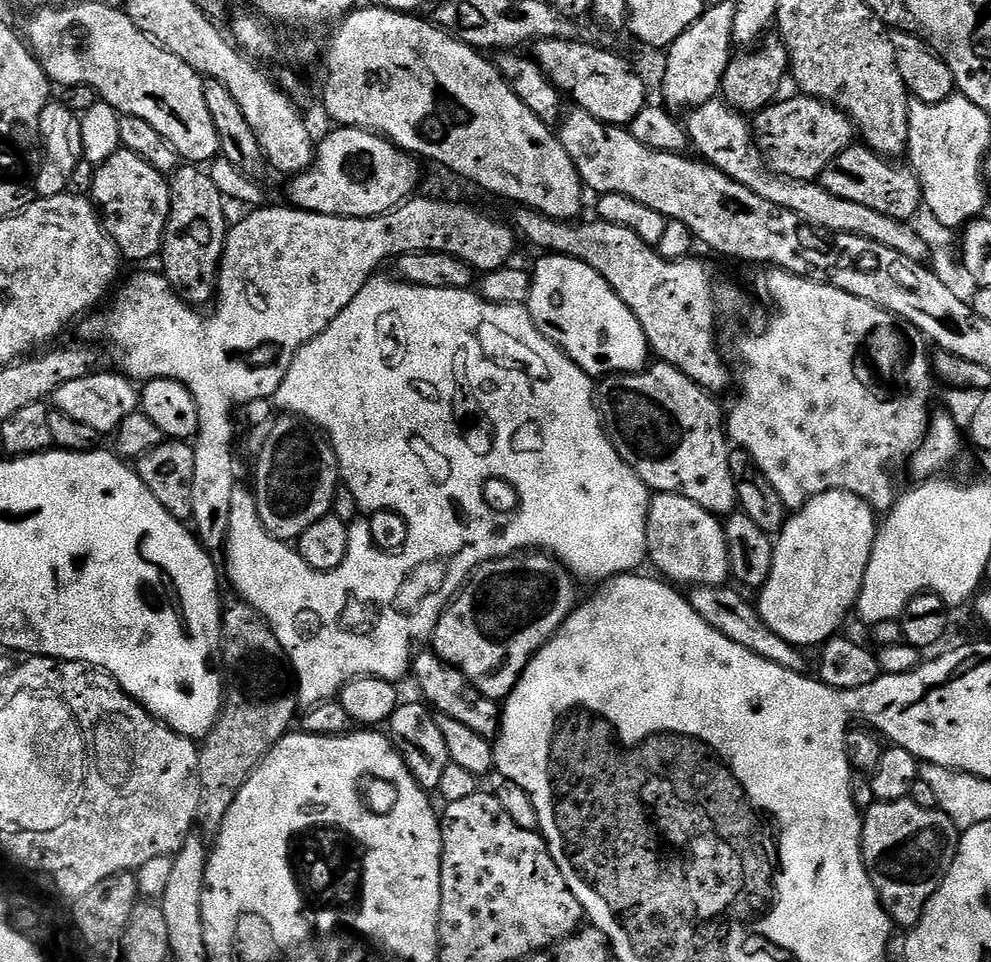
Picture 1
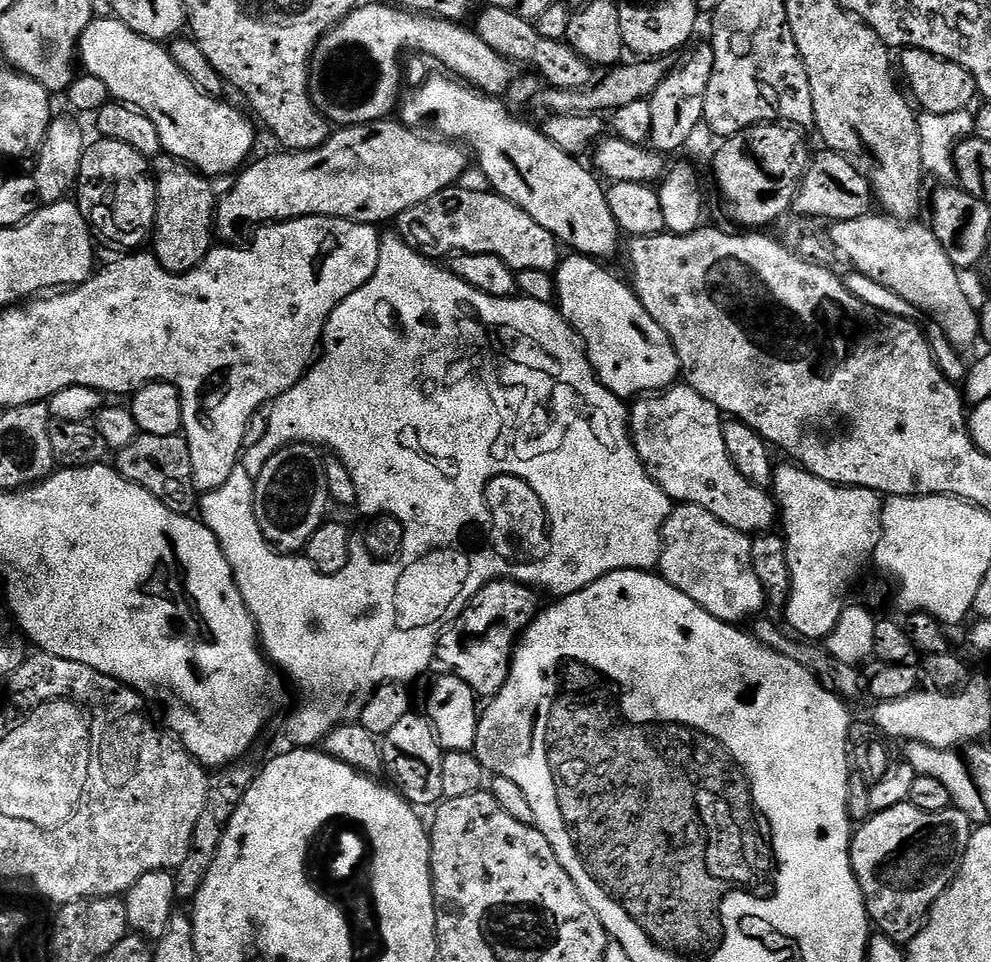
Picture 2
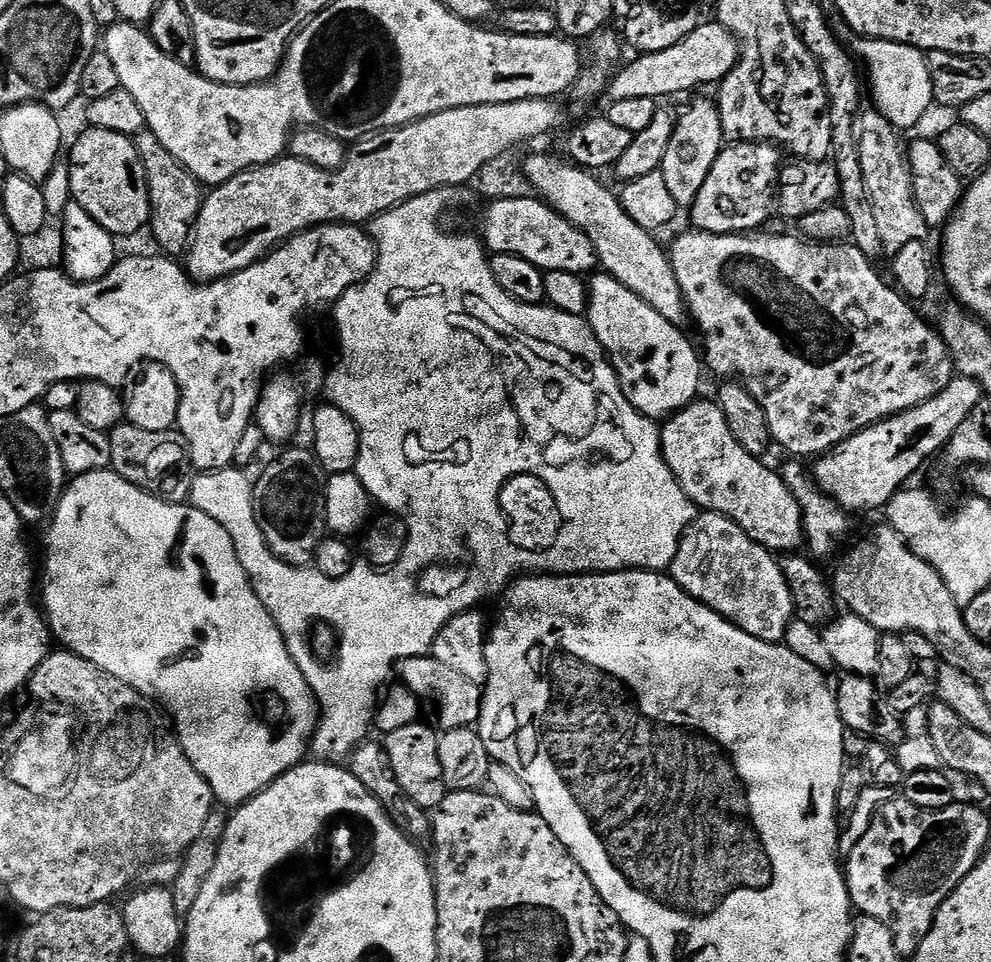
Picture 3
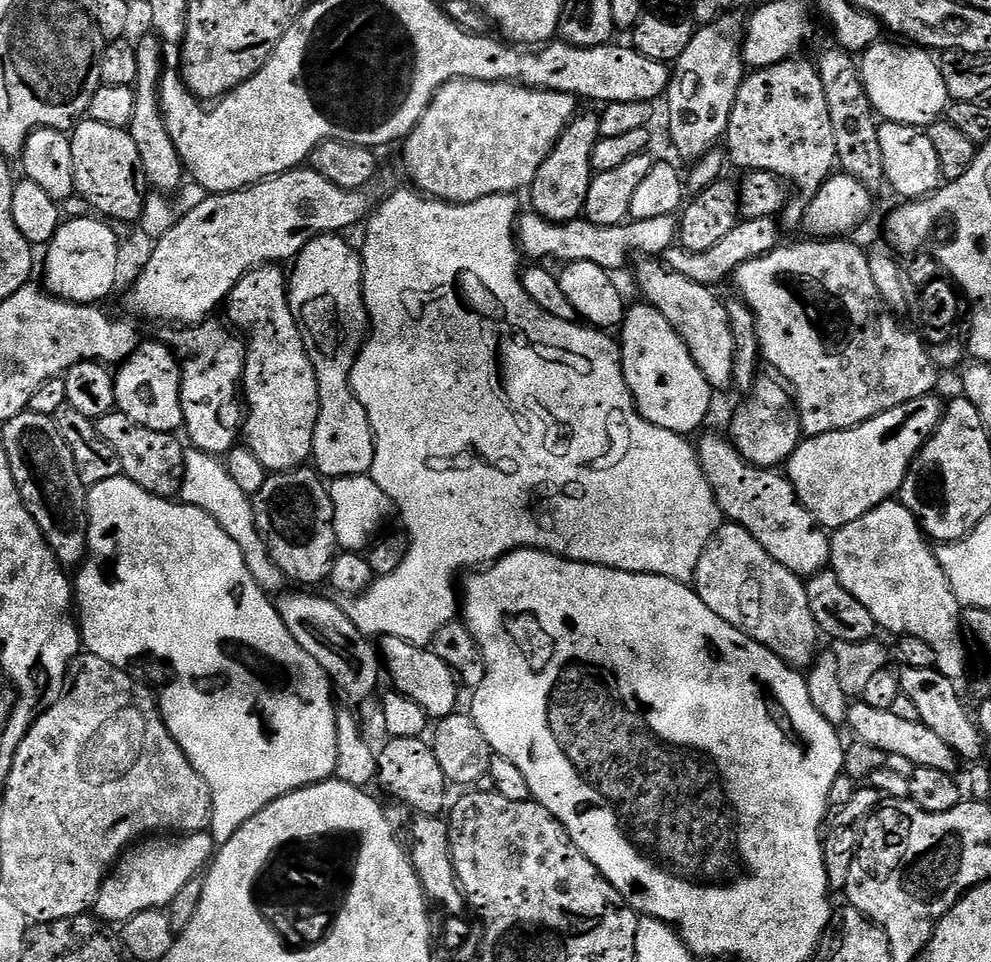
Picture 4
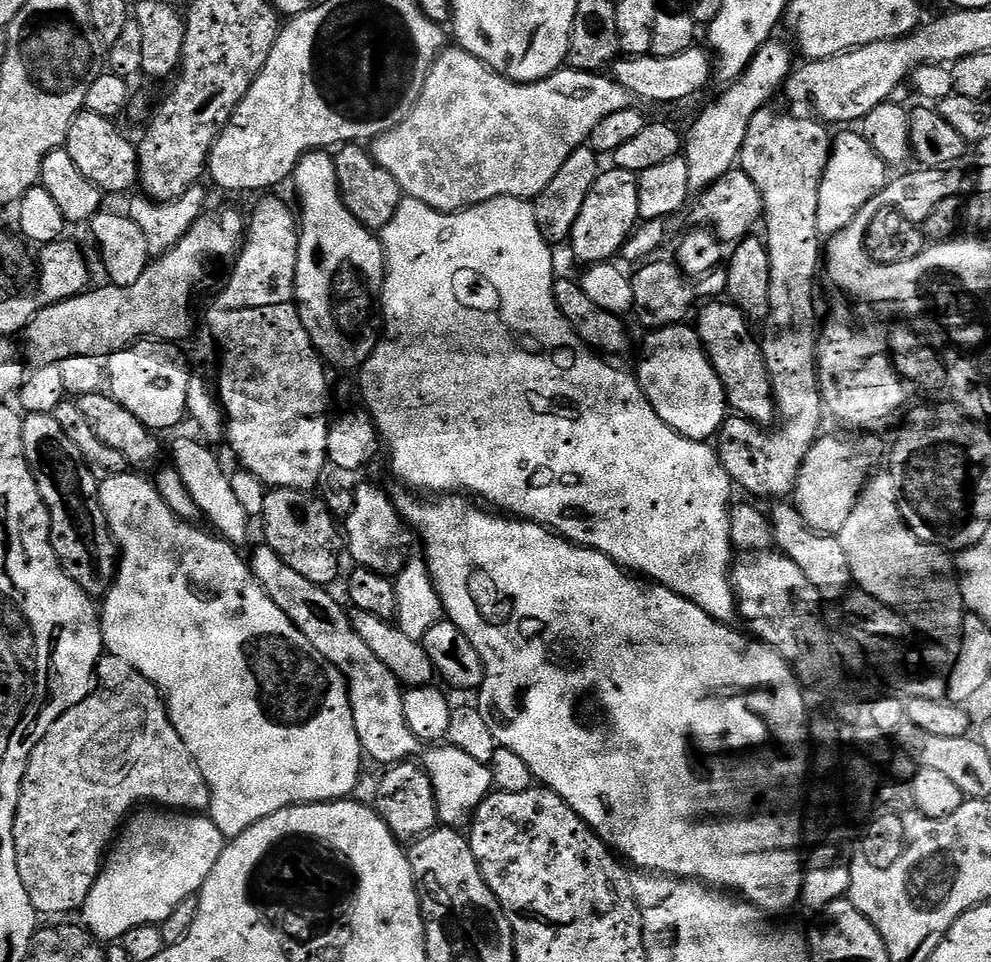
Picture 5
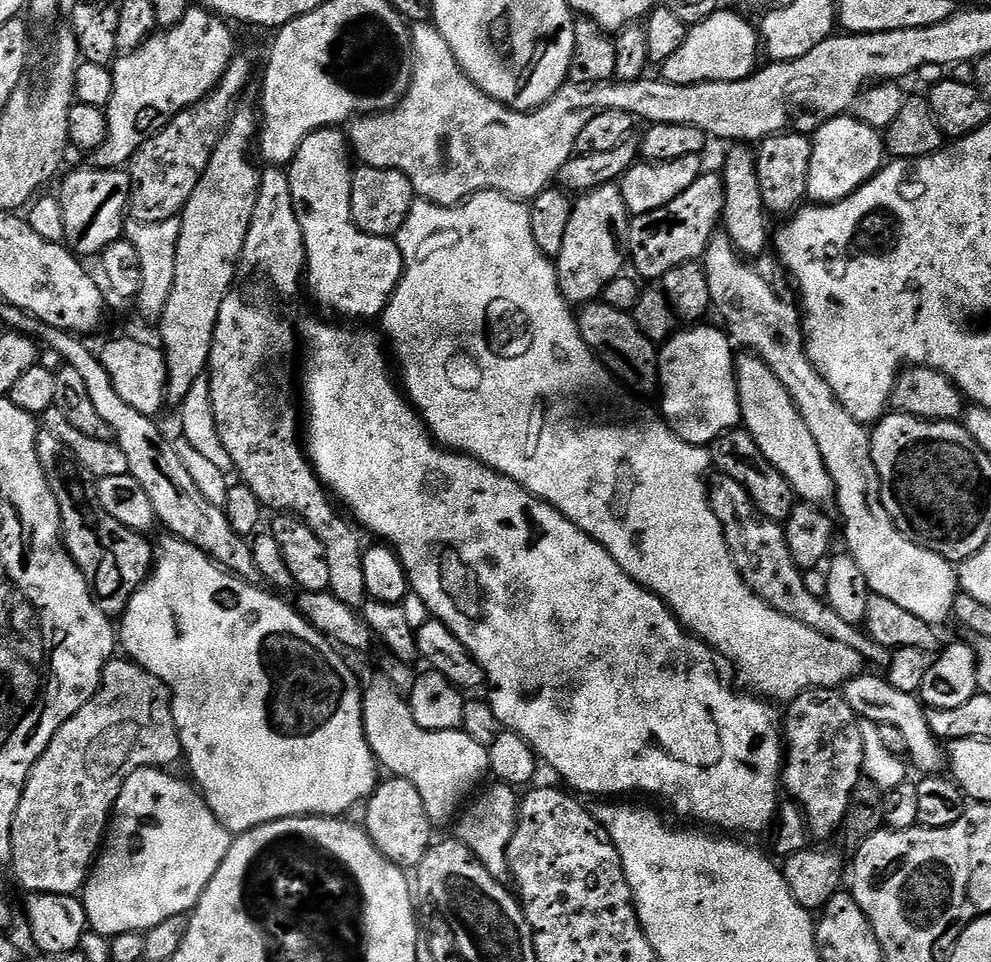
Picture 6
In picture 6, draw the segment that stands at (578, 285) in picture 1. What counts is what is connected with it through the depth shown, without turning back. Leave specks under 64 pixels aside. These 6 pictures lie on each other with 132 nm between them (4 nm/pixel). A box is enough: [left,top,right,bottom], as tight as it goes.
[659,326,741,446]

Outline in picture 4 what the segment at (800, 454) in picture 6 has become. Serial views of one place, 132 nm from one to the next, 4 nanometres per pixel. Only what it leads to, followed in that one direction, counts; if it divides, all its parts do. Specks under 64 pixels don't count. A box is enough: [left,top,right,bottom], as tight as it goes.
[636,258,734,390]

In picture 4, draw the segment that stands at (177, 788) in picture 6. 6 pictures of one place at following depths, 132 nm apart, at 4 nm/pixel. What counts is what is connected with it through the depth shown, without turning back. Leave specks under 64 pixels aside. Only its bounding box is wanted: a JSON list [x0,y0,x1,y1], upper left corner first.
[95,831,214,926]

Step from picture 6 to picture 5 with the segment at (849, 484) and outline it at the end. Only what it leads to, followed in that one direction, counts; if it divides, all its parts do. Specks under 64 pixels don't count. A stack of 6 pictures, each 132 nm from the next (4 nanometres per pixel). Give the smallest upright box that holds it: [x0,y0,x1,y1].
[838,470,966,646]

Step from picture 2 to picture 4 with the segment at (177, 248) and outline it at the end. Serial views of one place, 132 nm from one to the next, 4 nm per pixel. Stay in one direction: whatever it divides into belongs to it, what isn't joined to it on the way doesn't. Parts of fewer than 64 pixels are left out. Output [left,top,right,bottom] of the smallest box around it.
[126,35,186,194]

